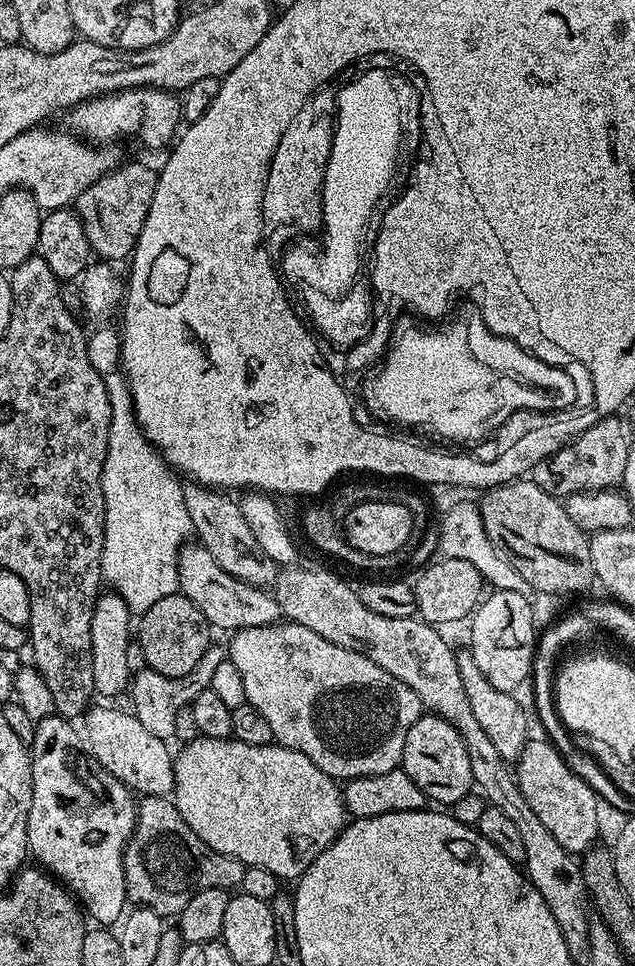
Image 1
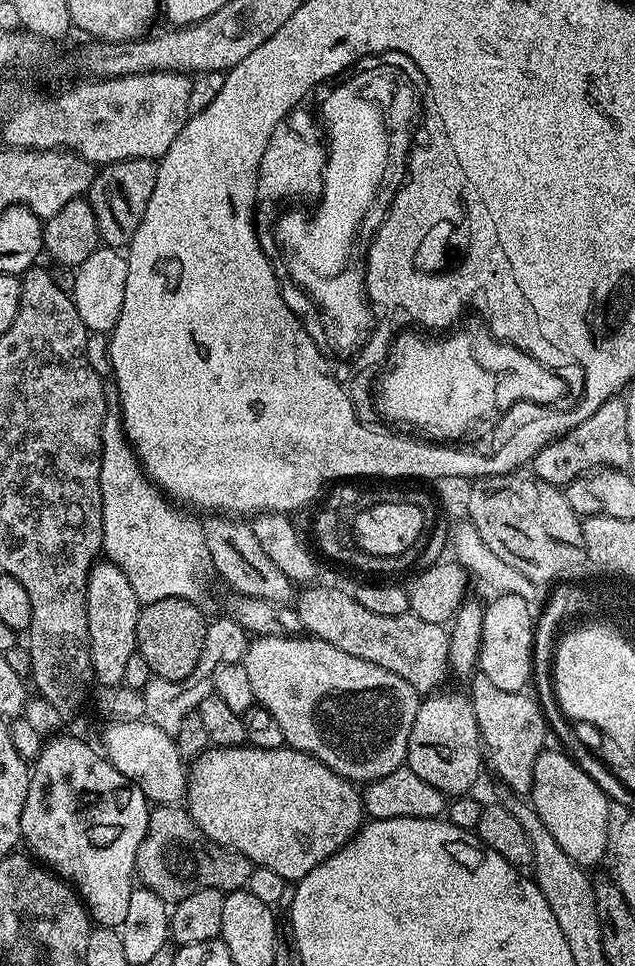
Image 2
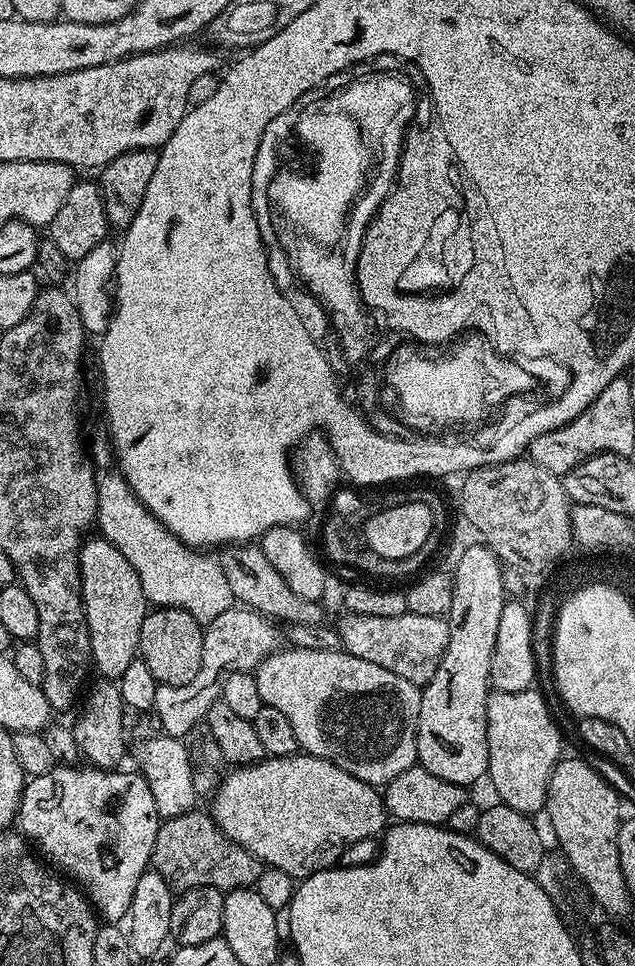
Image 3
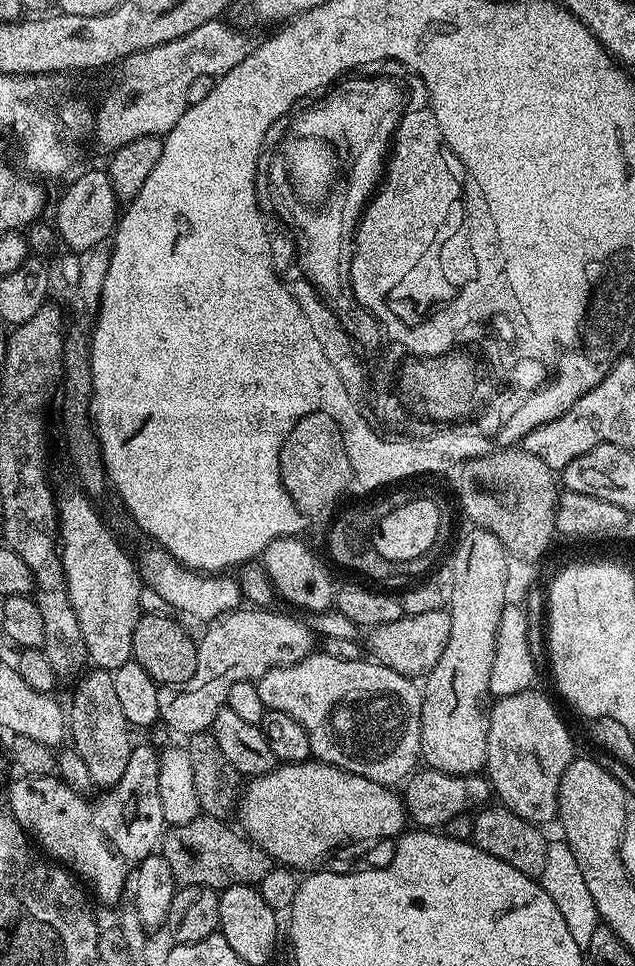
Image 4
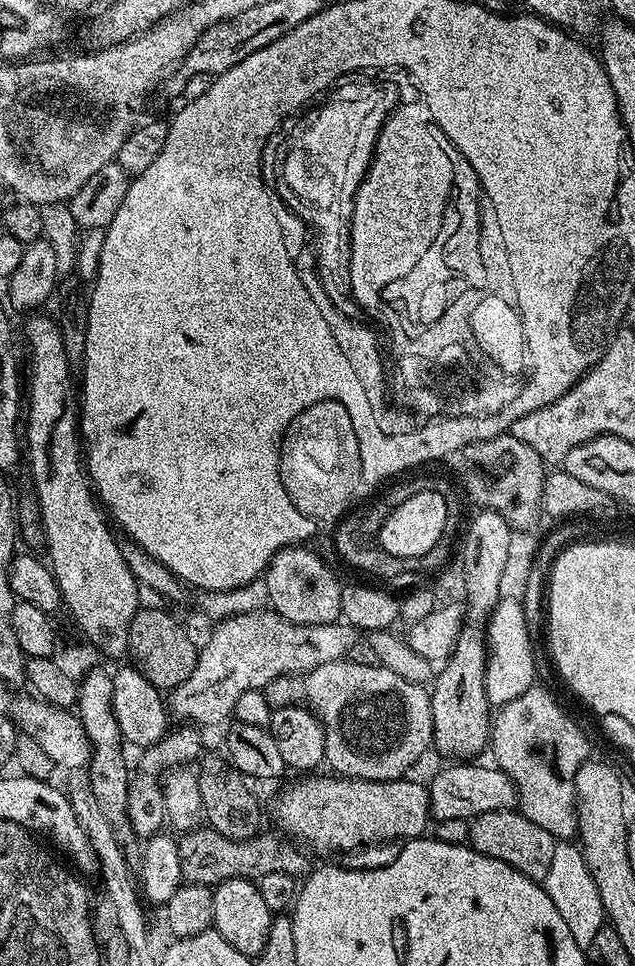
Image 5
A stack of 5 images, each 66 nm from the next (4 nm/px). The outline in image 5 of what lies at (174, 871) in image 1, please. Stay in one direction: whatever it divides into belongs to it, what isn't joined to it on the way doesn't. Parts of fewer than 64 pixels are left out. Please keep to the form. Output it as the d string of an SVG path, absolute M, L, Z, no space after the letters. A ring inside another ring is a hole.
M207 826L181 835L178 843L184 880L189 884L215 886L227 880L258 882L266 878L266 874L290 874L300 878L309 871L309 853L298 846L297 841L283 834L264 835L257 834L250 840L235 840L226 838L221 832L215 832L213 828Z

